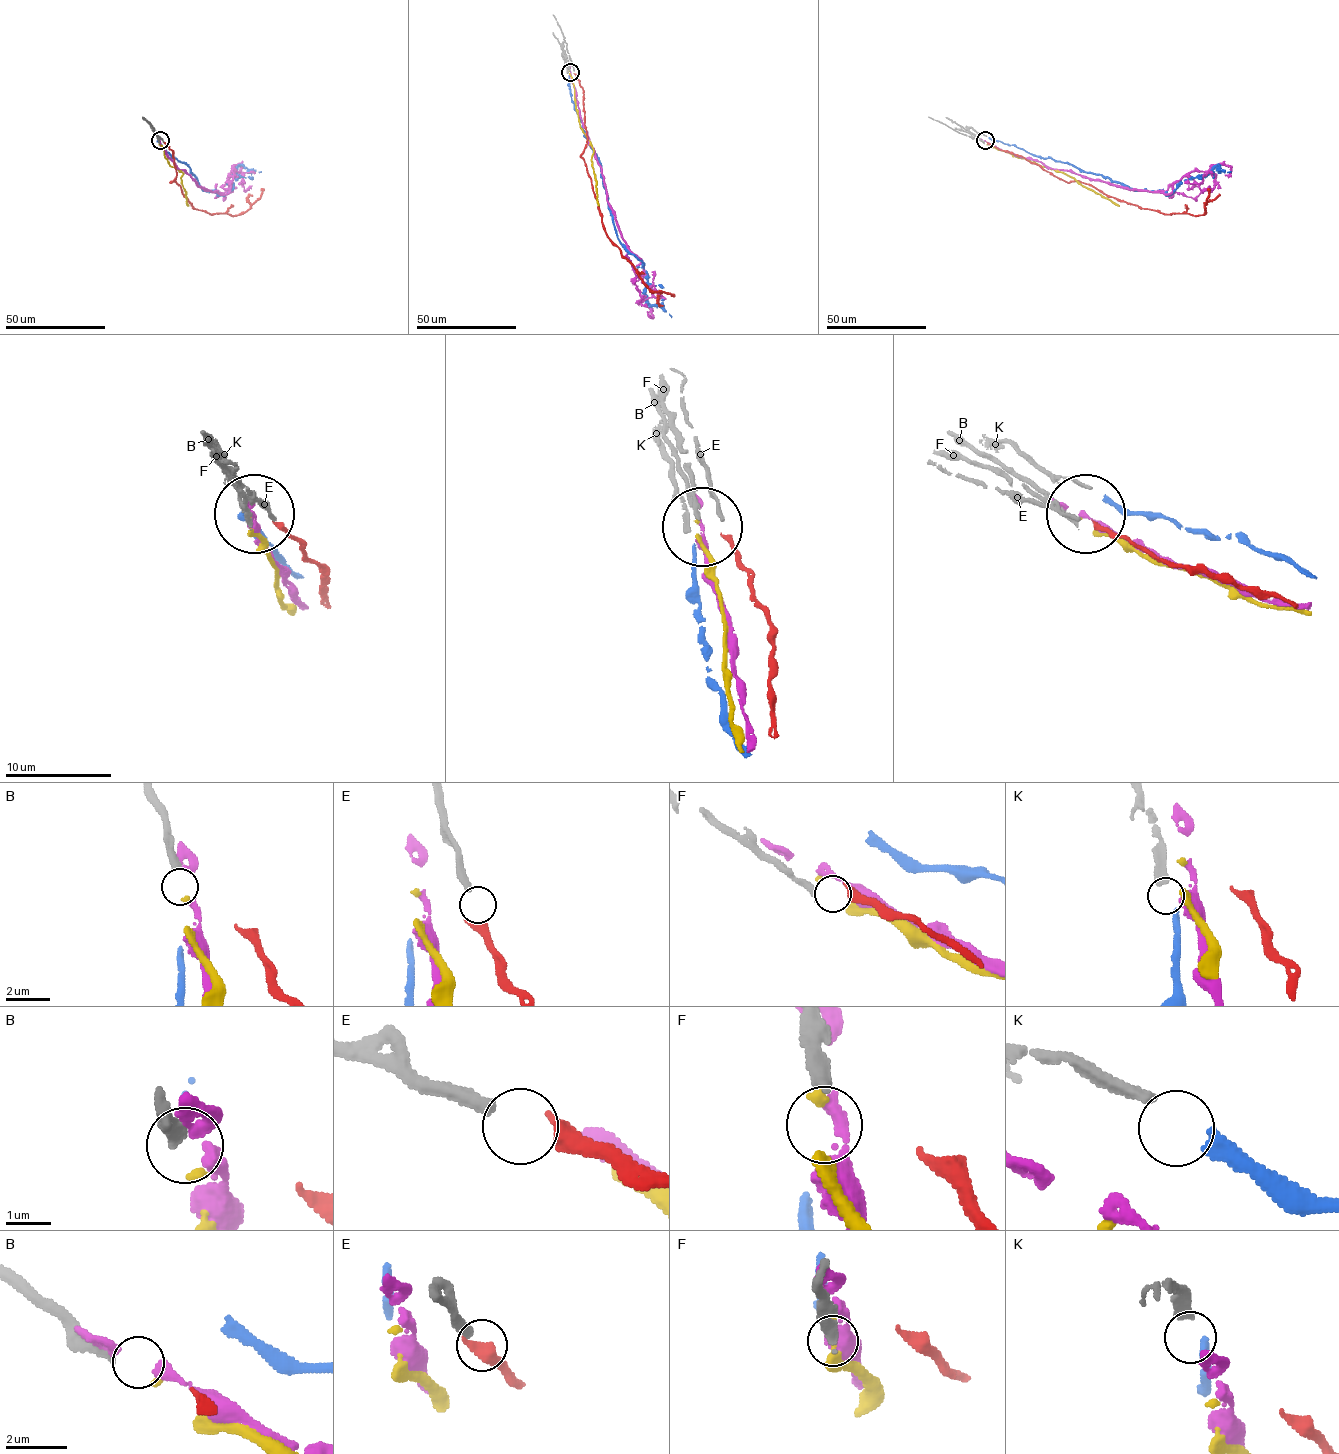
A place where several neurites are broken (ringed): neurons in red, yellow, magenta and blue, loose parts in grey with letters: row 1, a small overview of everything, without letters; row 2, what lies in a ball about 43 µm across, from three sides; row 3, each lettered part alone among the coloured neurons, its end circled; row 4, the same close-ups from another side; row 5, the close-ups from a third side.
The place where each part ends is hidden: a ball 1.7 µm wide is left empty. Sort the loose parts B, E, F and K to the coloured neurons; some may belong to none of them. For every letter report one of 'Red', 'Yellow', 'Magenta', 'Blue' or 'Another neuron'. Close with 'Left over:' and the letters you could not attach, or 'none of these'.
B: Yellow
E: Red
F: Another neuron
K: Blue
Left over: F

